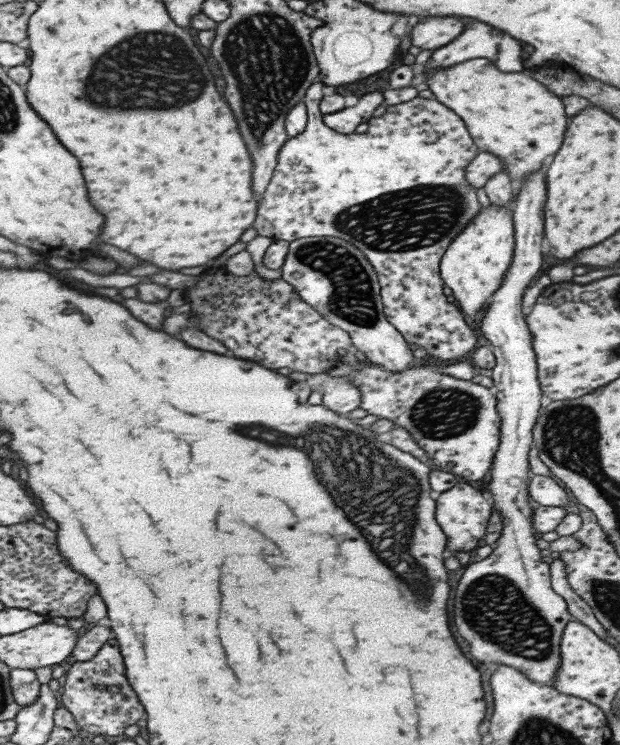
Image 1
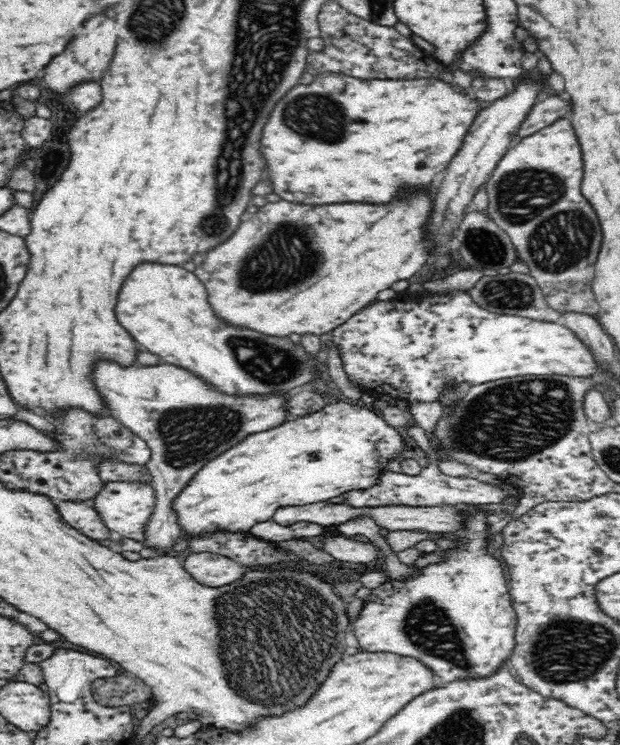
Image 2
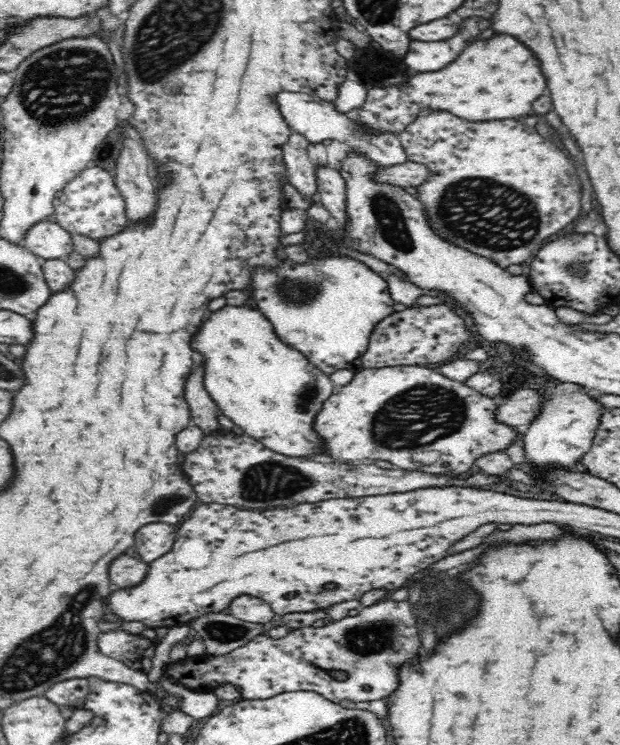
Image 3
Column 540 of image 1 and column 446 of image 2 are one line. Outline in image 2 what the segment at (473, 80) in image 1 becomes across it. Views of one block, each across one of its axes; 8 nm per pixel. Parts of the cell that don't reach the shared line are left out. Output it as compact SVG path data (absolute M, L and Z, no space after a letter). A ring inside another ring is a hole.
M320 73L308 84L298 83L276 102L260 140L260 152L266 160L274 194L296 204L384 204L396 198L402 186L430 186L434 176L442 172L460 150L480 110L488 105L467 94L456 92L446 82L434 78L384 82L340 73Z

